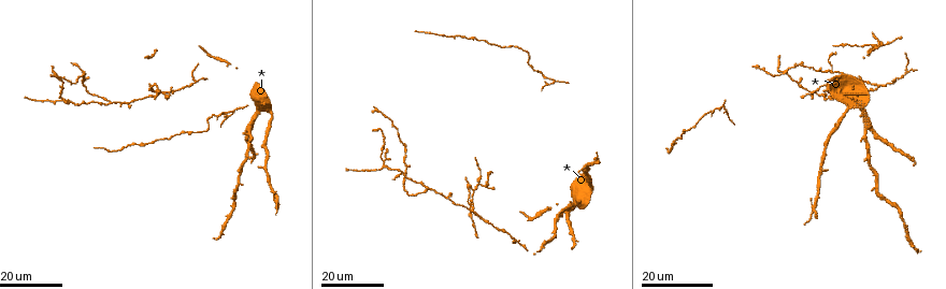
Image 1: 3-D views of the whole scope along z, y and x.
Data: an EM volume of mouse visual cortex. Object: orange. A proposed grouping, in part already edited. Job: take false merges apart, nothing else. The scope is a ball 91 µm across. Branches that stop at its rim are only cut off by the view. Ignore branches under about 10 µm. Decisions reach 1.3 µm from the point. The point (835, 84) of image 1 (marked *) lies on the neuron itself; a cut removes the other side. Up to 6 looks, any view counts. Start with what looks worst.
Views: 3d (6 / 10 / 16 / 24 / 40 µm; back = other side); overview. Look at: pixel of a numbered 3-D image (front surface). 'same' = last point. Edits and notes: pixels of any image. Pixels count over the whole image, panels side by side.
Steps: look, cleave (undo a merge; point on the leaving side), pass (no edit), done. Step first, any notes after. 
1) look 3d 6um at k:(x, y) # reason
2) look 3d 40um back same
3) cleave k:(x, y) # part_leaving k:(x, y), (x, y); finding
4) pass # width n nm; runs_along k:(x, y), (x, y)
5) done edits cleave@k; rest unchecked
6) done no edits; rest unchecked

look 3d 24um at 1:(877, 87) # two arms in line, one across

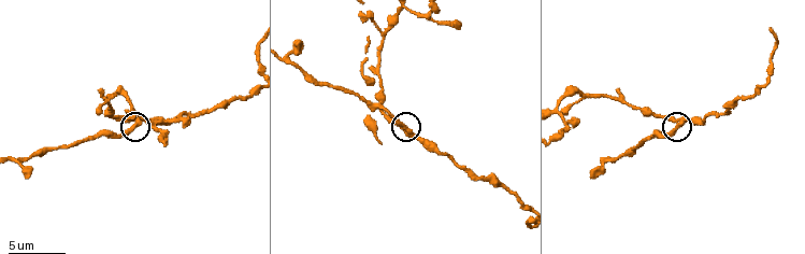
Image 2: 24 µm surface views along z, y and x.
look 3d 10um at 2:(134, 127)

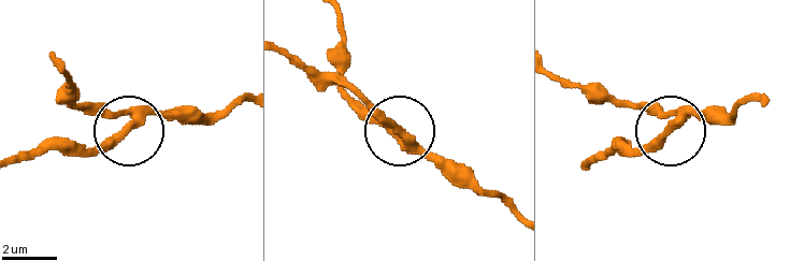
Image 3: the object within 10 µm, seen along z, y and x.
pass # side_arm 40 um; runs_along 3:(764, 101), (676, 125), (620, 101); one neuron here

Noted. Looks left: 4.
look 3d 16um at 2:(769, 77) # narrows sharply

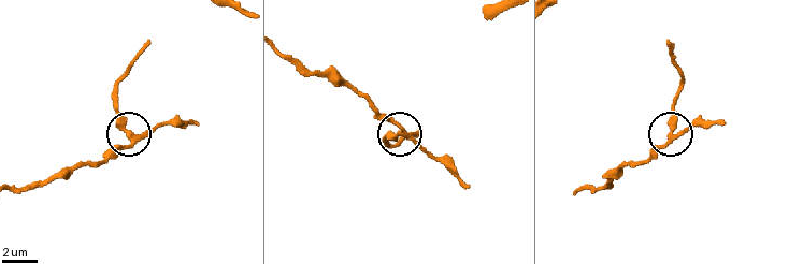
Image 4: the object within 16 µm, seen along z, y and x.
pass # all the same neuron

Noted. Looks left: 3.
look 3d 24um at 1:(385, 168) # branch point

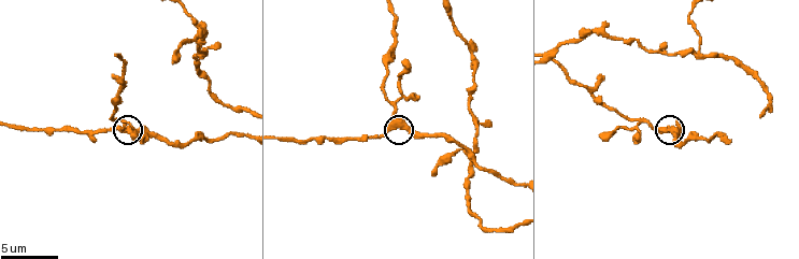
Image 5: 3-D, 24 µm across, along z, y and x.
look 3d 10um at 5:(395, 120)

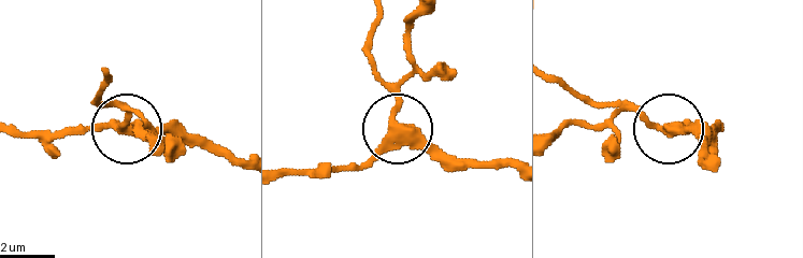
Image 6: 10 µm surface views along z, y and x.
pass # arms 3; runs_along 6:(508, 168), (453, 166), (398, 131), (344, 166); continuous, no second neuron

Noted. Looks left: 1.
done no edits; rest unchecked

